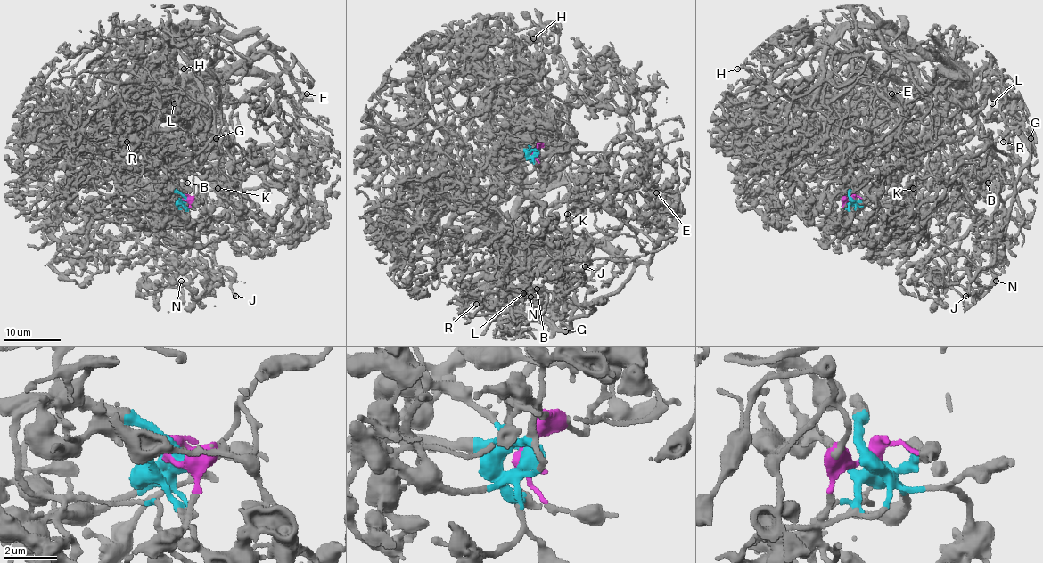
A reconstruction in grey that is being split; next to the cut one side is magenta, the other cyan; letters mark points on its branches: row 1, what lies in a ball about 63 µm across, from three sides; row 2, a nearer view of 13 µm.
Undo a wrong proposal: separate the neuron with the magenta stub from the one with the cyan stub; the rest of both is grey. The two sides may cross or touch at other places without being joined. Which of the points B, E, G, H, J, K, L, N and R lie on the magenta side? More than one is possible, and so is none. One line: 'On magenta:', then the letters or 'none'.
On magenta: E, H, K

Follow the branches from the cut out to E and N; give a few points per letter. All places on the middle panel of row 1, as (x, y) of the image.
E: (534, 152), (617, 152), (629, 169), (610, 205), (641, 232), (662, 219), (656, 191)
N: (534, 152), (496, 149), (475, 184), (493, 233), (525, 269), (525, 289), (507, 305), (527, 286), (529, 297)

